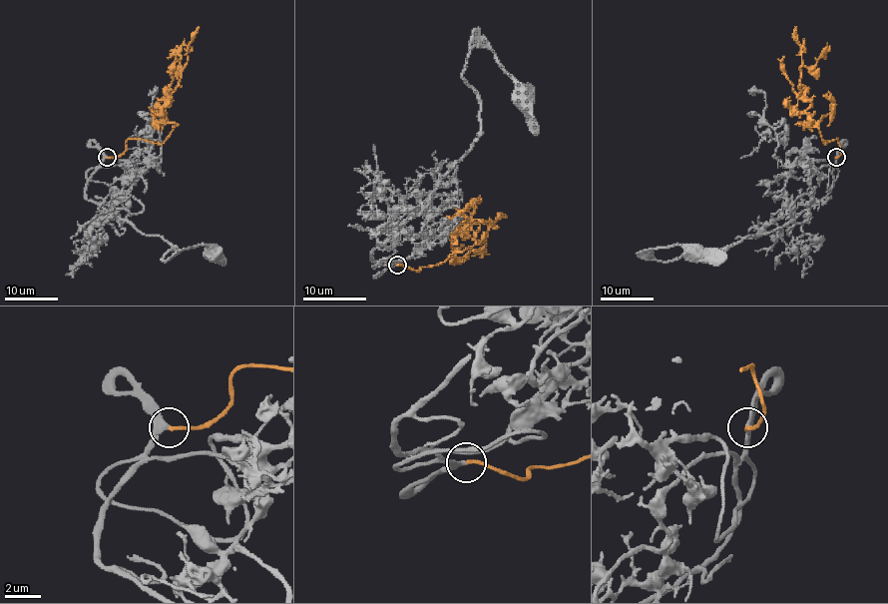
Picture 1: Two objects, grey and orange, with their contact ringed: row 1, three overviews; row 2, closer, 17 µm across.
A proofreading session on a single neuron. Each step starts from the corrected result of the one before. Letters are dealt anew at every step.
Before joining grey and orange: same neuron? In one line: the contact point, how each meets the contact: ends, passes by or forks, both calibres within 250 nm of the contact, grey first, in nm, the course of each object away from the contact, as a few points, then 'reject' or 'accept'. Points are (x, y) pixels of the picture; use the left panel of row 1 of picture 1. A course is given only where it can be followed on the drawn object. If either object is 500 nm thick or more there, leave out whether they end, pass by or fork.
at (107, 157); grey passes by; orange ends there; 280 nm thick on the grey side, 200 nm on the other; grey runs (107, 157), (88, 182), (85, 197), (175, 248), (162, 259), (166, 262), (193, 247), (213, 245), (215, 251); orange runs (107, 157), (122, 154), (128, 139), (160, 143), (177, 125), (164, 123), (167, 98), (199, 27); accept

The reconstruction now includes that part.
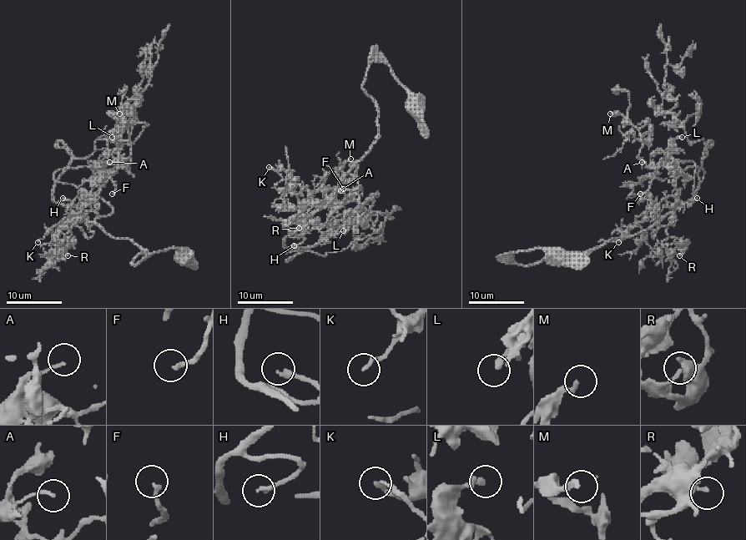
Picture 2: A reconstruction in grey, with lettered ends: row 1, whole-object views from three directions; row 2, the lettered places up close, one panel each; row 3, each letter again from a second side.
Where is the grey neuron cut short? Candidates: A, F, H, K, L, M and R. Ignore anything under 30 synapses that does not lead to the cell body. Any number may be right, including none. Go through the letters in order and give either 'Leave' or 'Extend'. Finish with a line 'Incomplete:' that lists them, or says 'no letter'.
A: Leave
F: Leave
H: Extend
K: Leave
L: Leave
M: Leave
R: Leave
Incomplete: H

